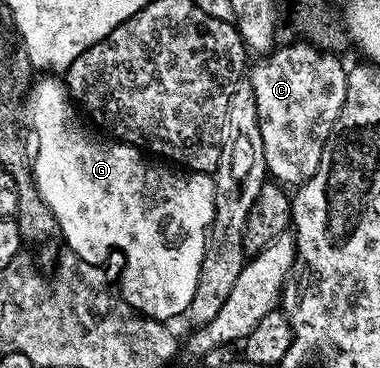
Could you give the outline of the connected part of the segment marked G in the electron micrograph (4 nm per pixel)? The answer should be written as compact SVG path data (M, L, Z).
M52 74L41 76L44 77L28 92L28 120L32 123L33 134L36 135L36 156L34 152L30 160L30 167L32 179L36 181L36 188L40 191L40 196L50 206L50 210L58 222L63 243L64 240L68 243L66 245L67 251L91 264L103 265L105 263L104 259L117 248L124 255L124 273L120 276L118 292L119 295L123 296L125 302L130 307L135 308L137 312L141 312L143 316L150 316L153 320L161 322L172 322L175 316L182 314L184 316L189 311L191 299L194 298L195 286L198 285L199 271L202 268L202 258L208 242L209 228L214 218L215 182L213 177L206 172L181 170L171 163L161 162L159 159L153 158L147 151L136 148L133 144L121 144L119 140L109 138L99 131L93 130L82 119L77 105L72 97L68 95L67 83L63 79L55 80L52 77L55 75Z

